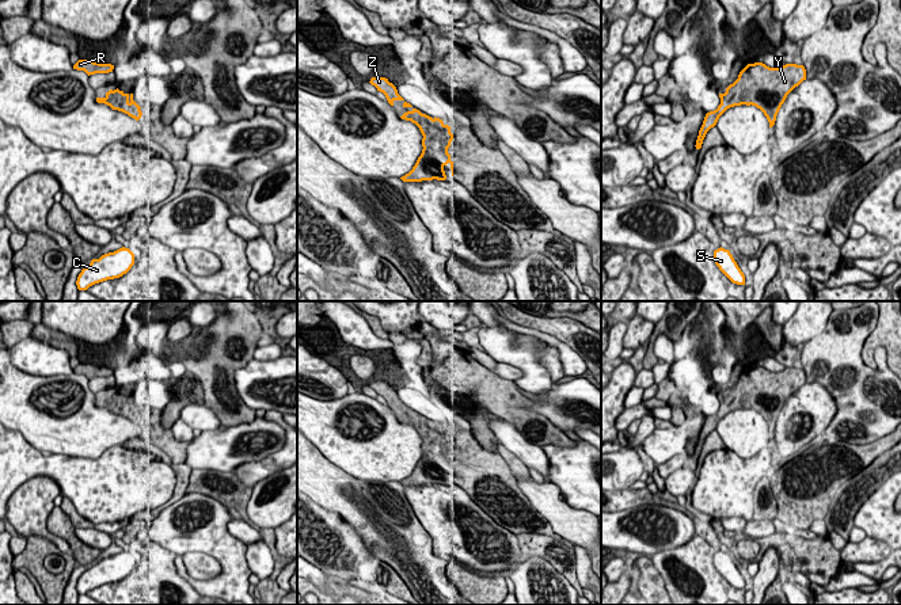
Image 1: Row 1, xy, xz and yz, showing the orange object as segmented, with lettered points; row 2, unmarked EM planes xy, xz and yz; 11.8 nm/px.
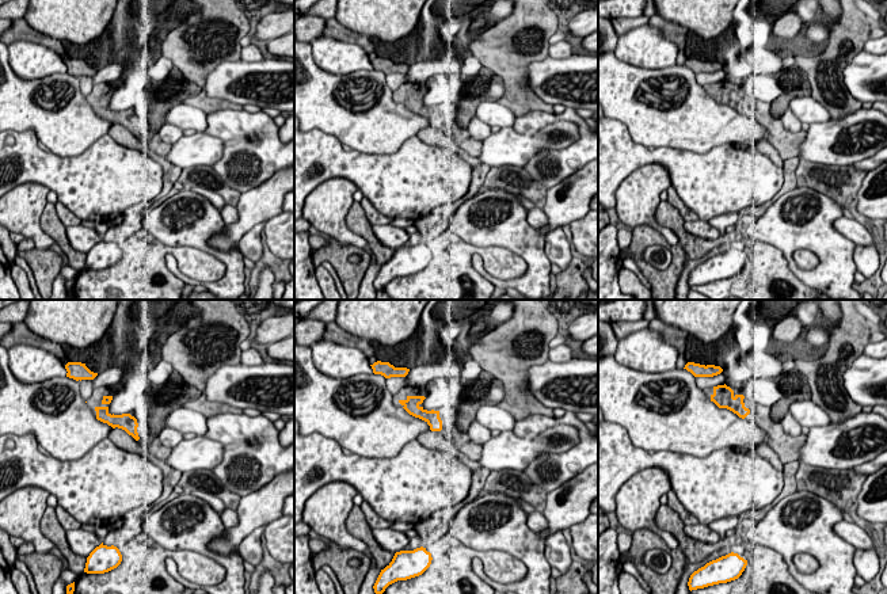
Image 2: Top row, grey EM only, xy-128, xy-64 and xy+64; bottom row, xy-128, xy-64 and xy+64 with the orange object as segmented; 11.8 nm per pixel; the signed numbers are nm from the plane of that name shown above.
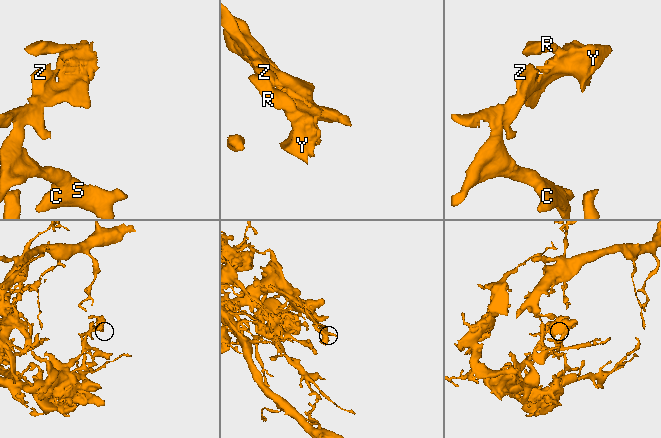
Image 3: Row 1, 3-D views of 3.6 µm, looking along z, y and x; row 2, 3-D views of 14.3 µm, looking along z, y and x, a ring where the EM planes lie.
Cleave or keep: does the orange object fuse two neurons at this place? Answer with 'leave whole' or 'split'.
split

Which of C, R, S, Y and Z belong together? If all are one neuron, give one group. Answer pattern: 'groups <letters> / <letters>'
groups C S Z / R Y

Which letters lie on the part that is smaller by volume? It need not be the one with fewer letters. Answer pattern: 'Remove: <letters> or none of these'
Remove: R, Y

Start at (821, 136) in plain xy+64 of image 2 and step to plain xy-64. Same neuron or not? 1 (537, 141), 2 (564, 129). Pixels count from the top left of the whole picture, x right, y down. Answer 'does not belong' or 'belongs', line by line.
1: belongs
2: belongs

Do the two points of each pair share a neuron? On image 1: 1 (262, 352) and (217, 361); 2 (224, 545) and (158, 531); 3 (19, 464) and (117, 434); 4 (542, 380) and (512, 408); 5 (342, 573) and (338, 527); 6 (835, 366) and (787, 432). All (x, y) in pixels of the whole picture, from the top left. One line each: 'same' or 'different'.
1: different
2: same
3: different
4: different
5: same
6: different

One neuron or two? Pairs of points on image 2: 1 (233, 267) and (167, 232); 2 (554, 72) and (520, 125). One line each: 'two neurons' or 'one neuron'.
1: one neuron
2: two neurons

